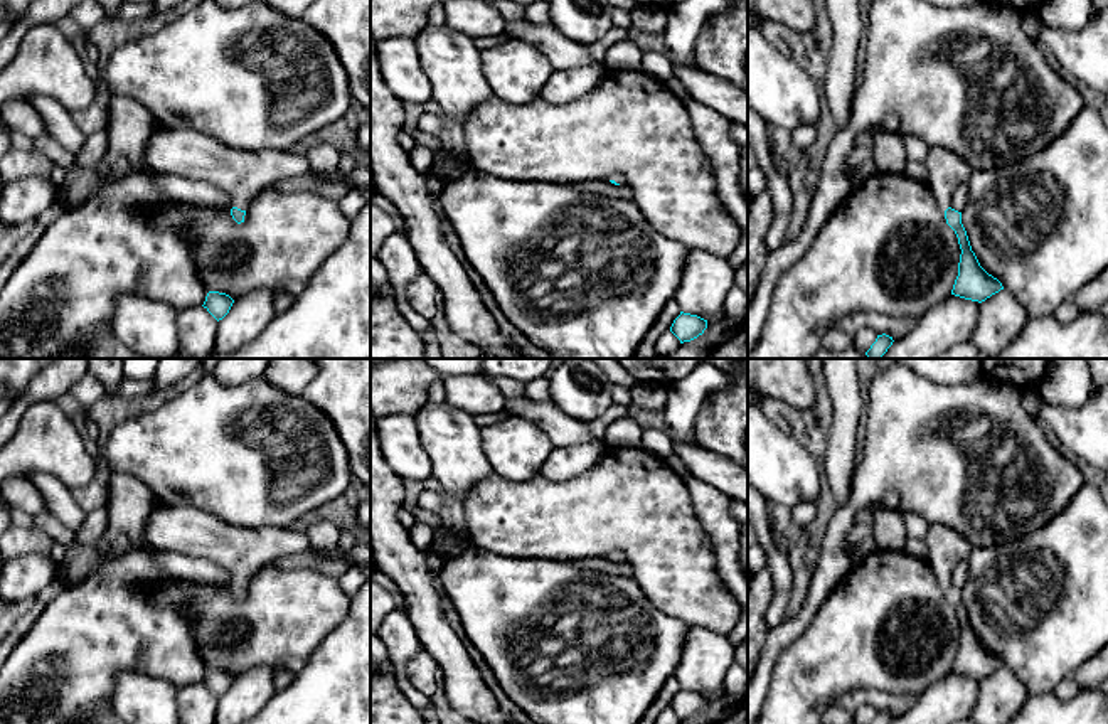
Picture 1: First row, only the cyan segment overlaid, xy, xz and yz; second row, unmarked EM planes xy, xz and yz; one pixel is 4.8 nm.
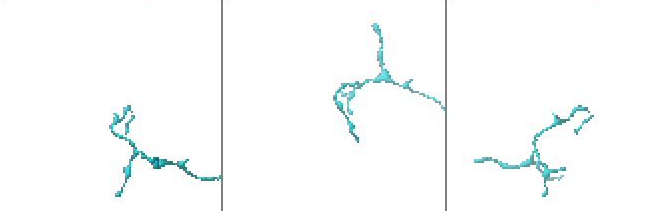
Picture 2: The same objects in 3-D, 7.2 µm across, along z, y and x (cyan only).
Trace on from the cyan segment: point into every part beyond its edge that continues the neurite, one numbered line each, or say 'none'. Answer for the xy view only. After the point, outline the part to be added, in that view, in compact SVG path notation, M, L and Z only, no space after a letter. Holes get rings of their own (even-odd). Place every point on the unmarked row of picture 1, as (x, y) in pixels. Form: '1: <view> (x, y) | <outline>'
1: xy (241, 551) | M162 503L148 517L143 546L209 559L224 567L231 581L241 588L248 588L253 576L266 564L310 551L306 535L291 527L236 527L190 505Z

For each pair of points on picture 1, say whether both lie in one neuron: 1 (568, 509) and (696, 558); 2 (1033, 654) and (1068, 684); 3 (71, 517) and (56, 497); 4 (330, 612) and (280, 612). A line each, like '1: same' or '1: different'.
1: same
2: different
3: same
4: same

